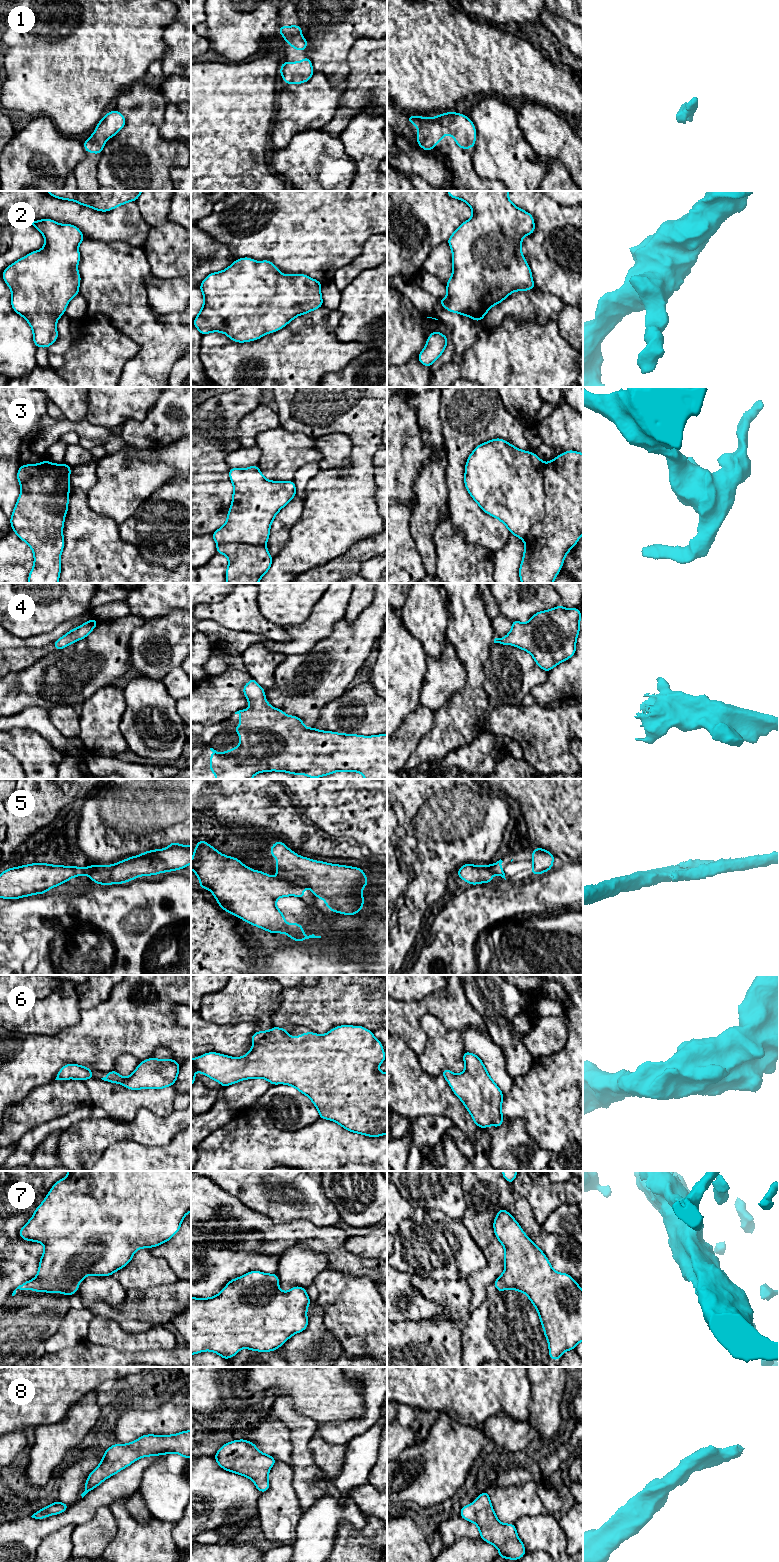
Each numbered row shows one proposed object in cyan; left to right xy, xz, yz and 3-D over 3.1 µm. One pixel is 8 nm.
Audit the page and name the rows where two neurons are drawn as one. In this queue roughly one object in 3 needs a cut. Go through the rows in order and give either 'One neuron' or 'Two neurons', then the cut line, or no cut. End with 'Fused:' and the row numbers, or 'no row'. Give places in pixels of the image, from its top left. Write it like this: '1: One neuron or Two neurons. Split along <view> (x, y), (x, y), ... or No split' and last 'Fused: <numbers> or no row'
1: One neuron. No split
2: One neuron. No split
3: Two neurons. Split along yz (546, 463), (544, 470), (544, 516), (523, 539)
4: One neuron. No split
5: Two neurons. Split along xz (278, 877), (303, 887)
6: One neuron. No split
7: One neuron. No split
8: One neuron. No split
Fused: 3, 5

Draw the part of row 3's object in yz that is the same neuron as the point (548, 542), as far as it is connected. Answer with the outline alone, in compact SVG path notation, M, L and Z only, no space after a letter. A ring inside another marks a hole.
M563 452L544 470L545 515L524 539L525 550L519 569L522 583L553 583L566 554L583 534L583 453Z

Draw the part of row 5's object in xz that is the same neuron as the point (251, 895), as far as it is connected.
M204 840L197 841L192 855L191 869L197 875L201 889L209 889L223 910L241 918L248 924L274 934L285 933L297 942L309 938L321 938L314 934L306 936L301 924L287 925L283 912L276 906L276 900L280 897L298 896L303 899L304 887L293 885L262 871L253 870L245 866L239 859L221 854Z

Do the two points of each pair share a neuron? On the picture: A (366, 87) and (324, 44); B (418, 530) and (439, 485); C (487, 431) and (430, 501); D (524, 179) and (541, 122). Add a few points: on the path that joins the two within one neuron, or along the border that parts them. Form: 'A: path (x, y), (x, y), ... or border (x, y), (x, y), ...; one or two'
A: border (352, 47), (348, 56), (348, 76), (345, 79); two
B: path (425, 519), (431, 502), (431, 496); one
C: border (445, 458), (445, 482), (448, 505); two
D: border (520, 129), (526, 141), (538, 156); two

